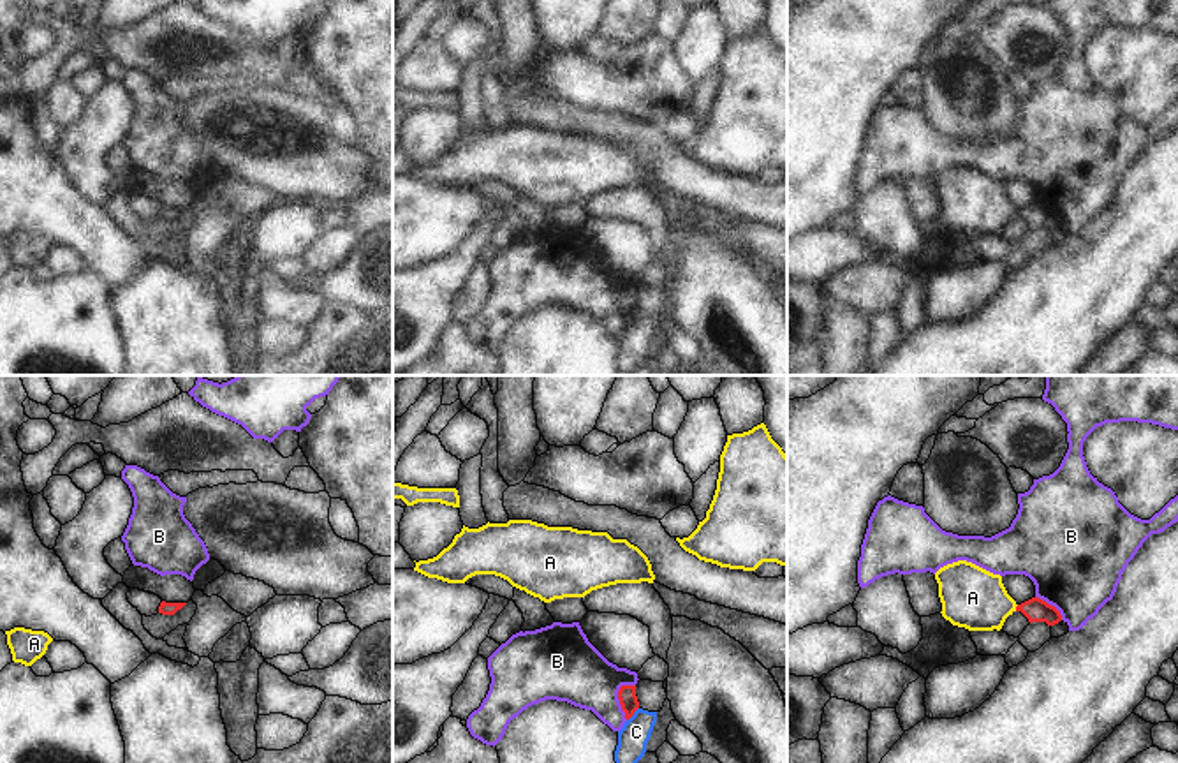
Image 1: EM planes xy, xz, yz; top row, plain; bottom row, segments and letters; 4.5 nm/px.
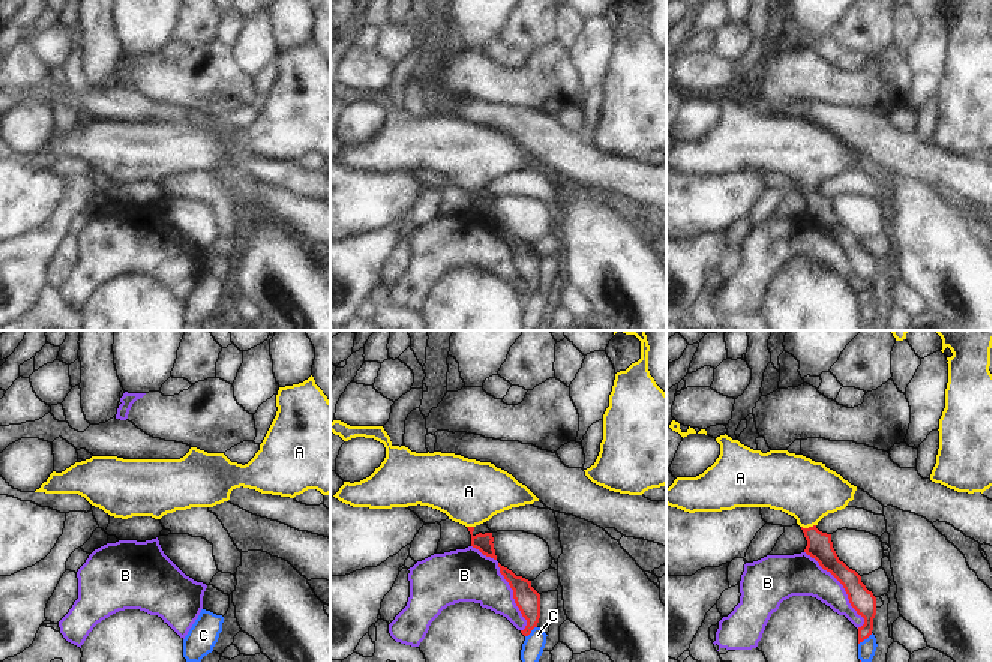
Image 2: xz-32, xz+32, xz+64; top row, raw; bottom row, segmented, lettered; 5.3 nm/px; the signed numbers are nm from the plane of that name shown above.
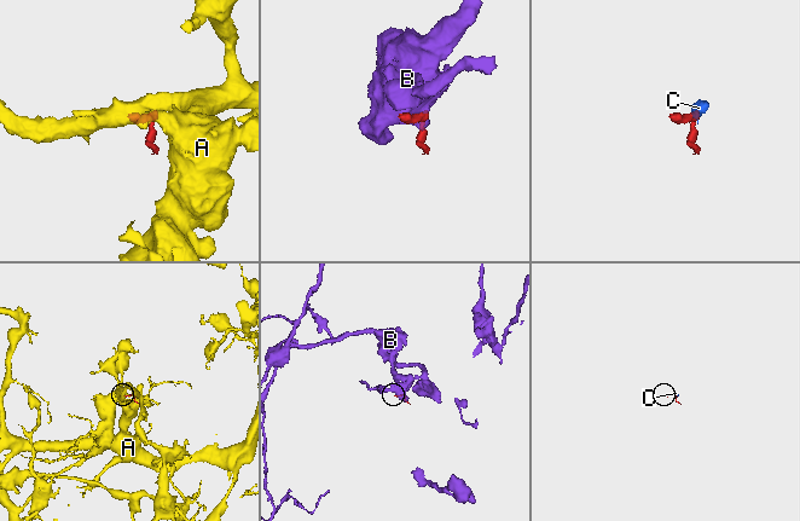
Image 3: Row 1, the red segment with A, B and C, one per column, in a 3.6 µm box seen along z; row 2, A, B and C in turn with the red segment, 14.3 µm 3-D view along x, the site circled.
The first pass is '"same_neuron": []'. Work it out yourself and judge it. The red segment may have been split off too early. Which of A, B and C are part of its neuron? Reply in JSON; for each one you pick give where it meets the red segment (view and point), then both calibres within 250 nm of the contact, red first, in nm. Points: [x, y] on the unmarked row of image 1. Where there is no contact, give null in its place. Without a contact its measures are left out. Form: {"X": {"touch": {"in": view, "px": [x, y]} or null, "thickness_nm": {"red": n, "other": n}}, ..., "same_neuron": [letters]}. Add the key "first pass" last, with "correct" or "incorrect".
{"A": {"touch": {"in": "yz", "px": [1016, 214]}, "thickness_nm": {"red": 110, "other": 280}}, "same_neuron": ["A"], "first pass": "incorrect"}

